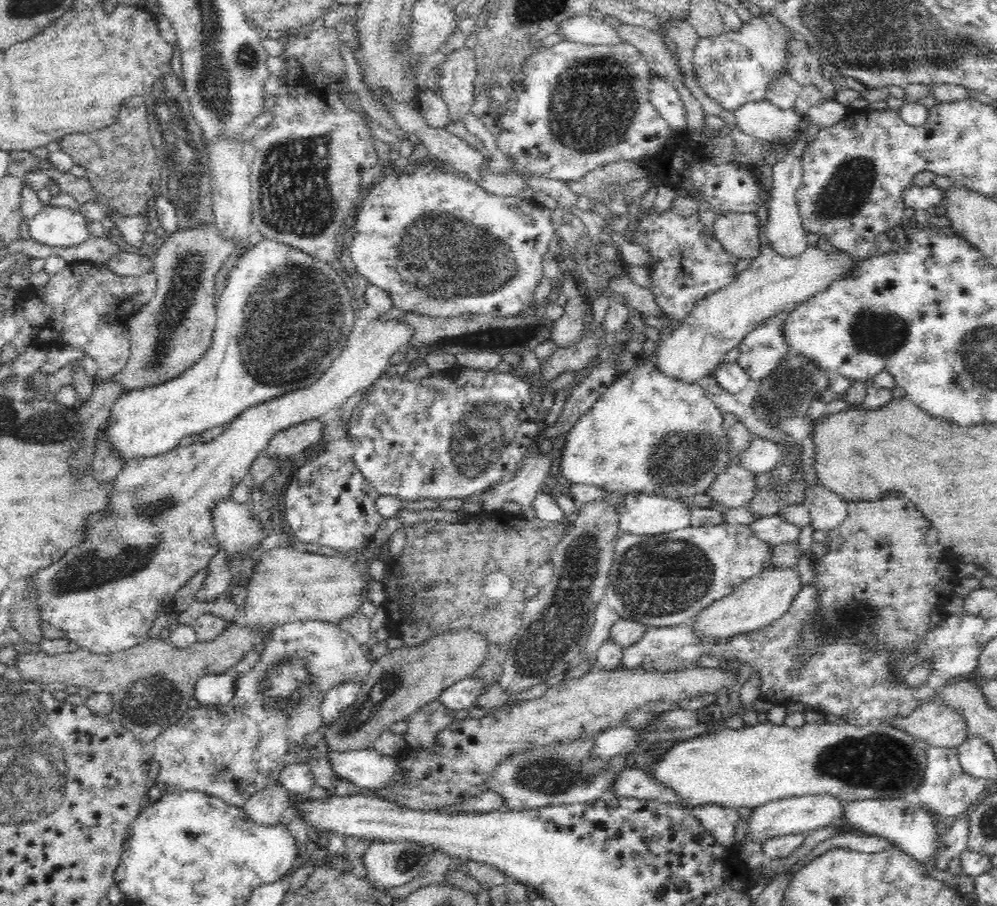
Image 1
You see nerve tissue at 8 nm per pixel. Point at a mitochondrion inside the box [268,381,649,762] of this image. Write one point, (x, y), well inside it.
(562, 628)

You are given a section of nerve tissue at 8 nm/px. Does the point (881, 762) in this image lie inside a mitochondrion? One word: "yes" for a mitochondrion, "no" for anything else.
yes

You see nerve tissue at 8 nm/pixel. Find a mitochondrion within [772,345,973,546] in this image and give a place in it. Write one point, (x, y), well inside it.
(821, 360)

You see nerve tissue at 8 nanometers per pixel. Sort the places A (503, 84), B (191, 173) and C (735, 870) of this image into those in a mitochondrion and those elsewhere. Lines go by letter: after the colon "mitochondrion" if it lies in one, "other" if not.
A: other
B: mitochondrion
C: other

